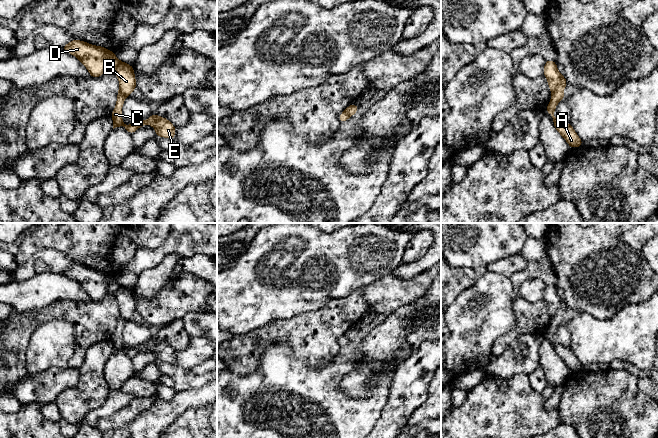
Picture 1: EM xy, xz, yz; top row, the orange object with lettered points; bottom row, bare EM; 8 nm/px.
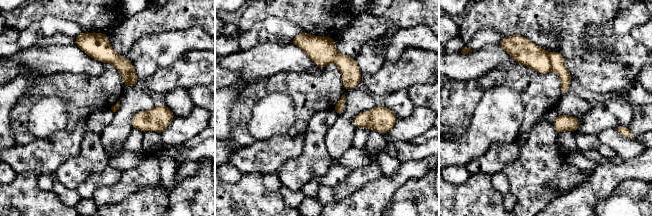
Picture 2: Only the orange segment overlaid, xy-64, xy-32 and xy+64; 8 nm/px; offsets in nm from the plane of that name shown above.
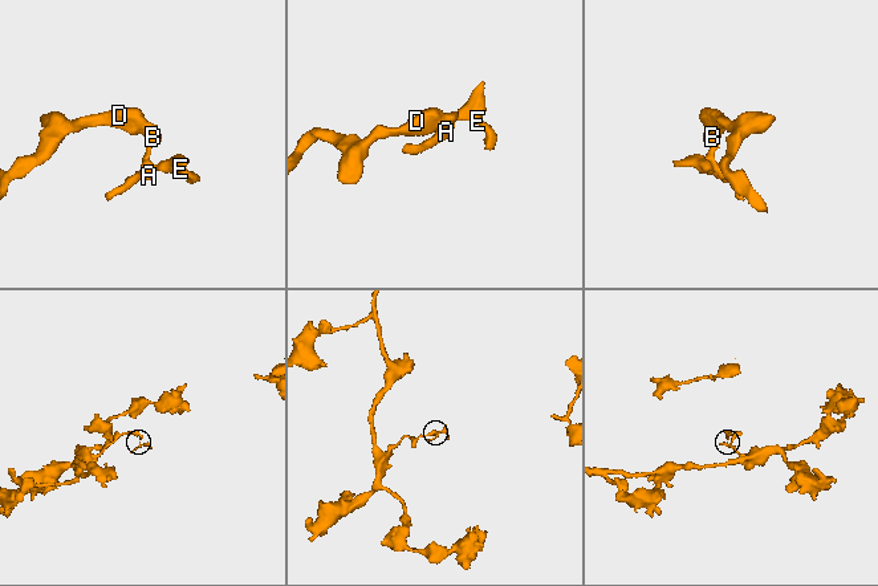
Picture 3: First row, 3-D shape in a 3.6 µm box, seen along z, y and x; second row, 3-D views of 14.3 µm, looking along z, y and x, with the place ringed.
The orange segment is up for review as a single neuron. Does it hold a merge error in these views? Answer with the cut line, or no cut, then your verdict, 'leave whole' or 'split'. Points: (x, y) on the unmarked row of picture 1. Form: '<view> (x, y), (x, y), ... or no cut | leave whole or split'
yz (559, 297), (559, 307), (557, 313), (552, 318) | split

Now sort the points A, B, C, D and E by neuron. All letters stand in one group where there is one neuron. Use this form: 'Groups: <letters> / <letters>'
Groups: A C E / B D

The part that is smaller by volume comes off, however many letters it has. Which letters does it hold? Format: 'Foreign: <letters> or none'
Foreign: A, C, E

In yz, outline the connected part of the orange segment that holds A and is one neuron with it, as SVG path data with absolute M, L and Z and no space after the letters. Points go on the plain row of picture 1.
M559 298L559 308L557 314L552 318L551 324L546 331L547 337L549 337L553 342L553 348L555 353L560 357L560 359L566 364L570 372L576 372L583 369L582 364L577 359L576 355L573 353L571 348L565 347L559 342L554 340L555 332L557 328L565 323L564 322L564 312L567 310L566 302Z

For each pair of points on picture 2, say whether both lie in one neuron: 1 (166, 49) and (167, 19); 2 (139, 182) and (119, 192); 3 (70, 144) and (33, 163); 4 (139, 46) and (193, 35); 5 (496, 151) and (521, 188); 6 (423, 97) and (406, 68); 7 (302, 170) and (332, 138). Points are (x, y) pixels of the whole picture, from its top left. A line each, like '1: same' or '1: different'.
1: different
2: same
3: same
4: same
5: different
6: different
7: different

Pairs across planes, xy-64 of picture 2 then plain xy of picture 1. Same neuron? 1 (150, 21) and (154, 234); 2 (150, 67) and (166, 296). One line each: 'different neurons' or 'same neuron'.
1: different neurons
2: different neurons

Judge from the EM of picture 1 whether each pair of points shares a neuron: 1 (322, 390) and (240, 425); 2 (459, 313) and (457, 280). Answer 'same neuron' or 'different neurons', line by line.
1: same neuron
2: different neurons

